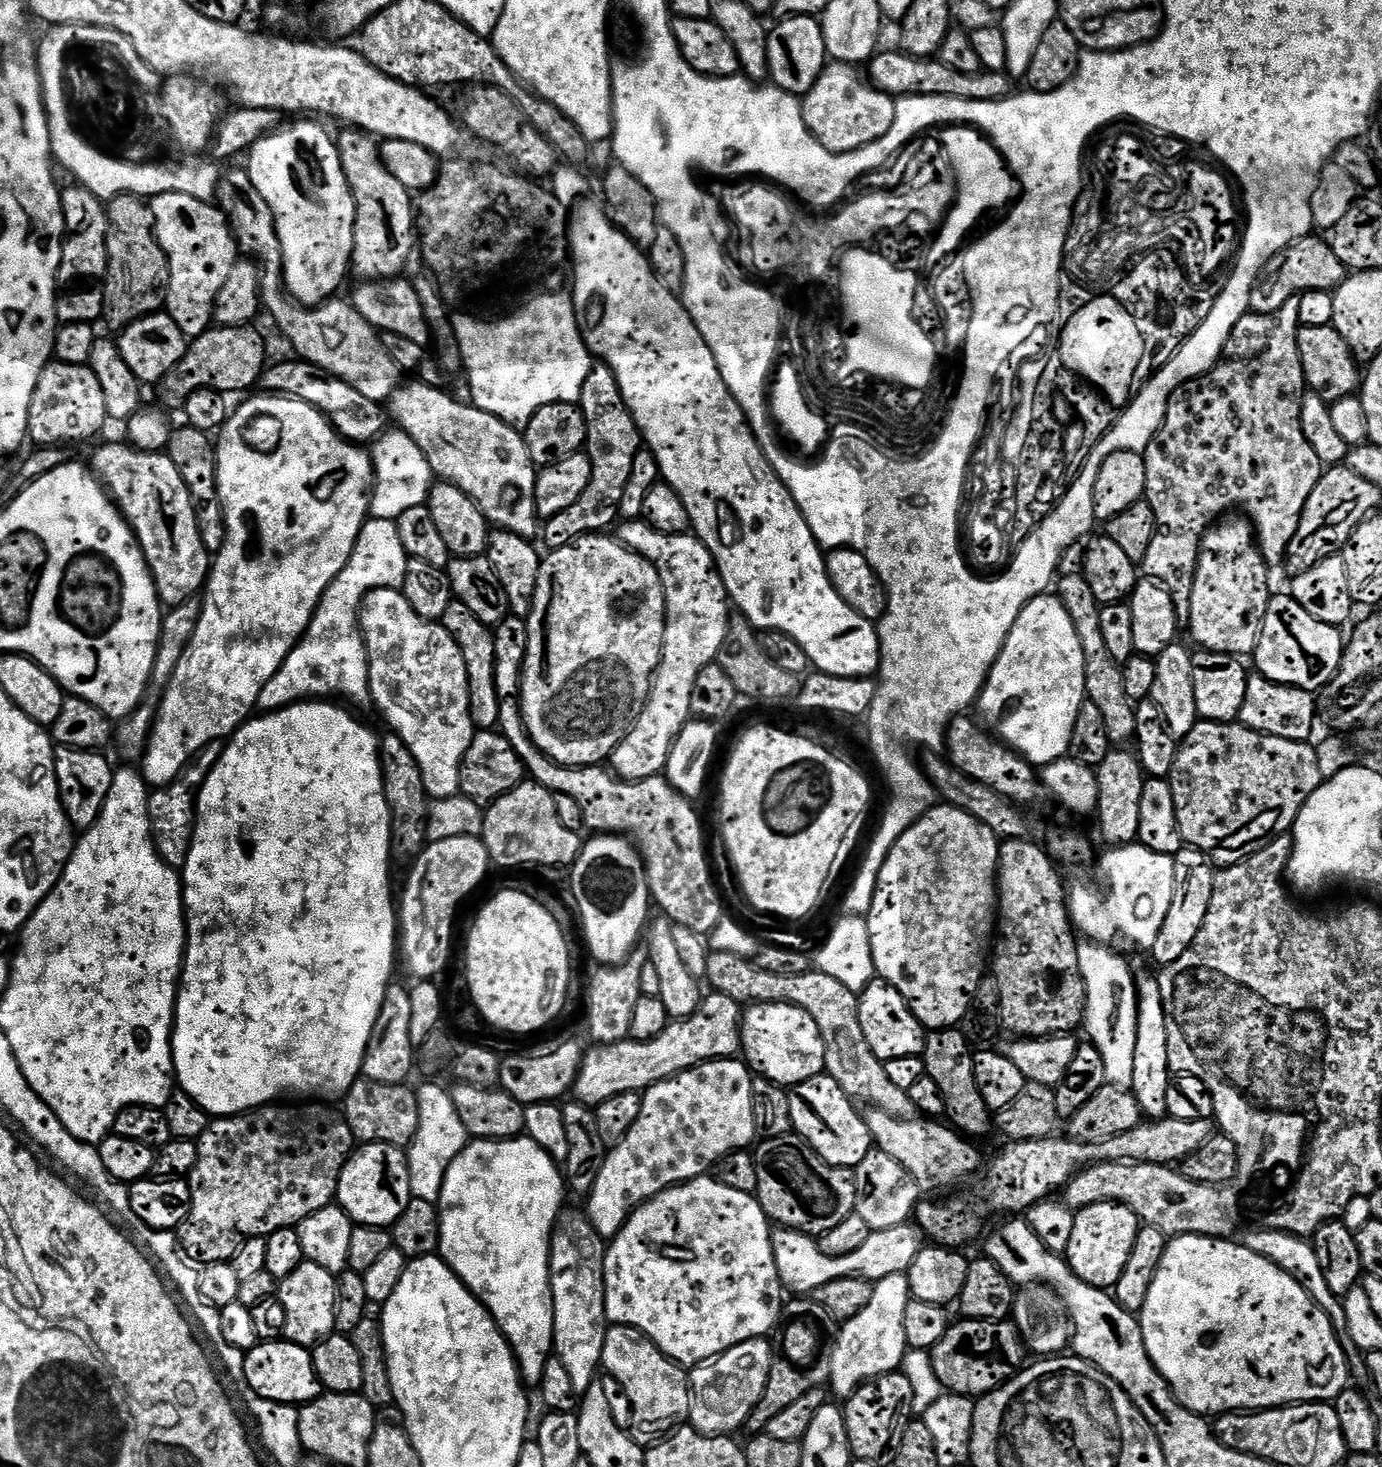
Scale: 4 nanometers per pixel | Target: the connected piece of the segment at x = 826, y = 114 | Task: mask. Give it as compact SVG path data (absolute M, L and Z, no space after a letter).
M829 63L818 82L803 97L806 126L817 142L831 152L856 152L882 139L894 126L896 100L865 79L862 72L860 77L860 72L855 64Z

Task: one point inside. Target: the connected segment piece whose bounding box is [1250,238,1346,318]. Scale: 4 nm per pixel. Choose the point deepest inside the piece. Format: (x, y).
(1309, 265)

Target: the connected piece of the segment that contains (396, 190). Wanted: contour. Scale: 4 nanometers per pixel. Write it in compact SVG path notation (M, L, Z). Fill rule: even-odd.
M344 130L336 140L336 148L340 152L342 170L346 174L346 182L352 187L352 197L356 203L356 221L354 222L354 250L352 251L352 268L368 282L388 282L399 277L400 272L408 264L412 256L412 247L417 247L418 232L412 229L414 220L414 196L406 186L394 178L381 160L381 145L368 133L359 130Z

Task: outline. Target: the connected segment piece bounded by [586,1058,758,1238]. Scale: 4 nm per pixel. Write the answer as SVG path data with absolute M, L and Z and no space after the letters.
M729 1058L726 1060L707 1060L705 1064L688 1068L684 1072L677 1072L675 1076L666 1078L662 1082L652 1084L644 1089L642 1093L642 1110L638 1114L638 1122L634 1122L634 1126L630 1126L630 1130L627 1134L616 1143L607 1155L605 1155L602 1170L598 1170L598 1178L594 1182L592 1191L589 1192L586 1197L586 1203L588 1203L586 1215L596 1233L605 1238L616 1236L620 1227L628 1221L629 1214L631 1214L635 1208L639 1208L641 1204L646 1203L652 1196L656 1196L659 1192L664 1192L666 1189L672 1188L675 1184L682 1184L685 1180L695 1180L696 1177L705 1175L705 1173L709 1171L708 1167L710 1167L711 1164L712 1167L719 1165L722 1157L729 1156L732 1152L747 1149L758 1136L756 1127L754 1126L754 1098L752 1097L753 1079L753 1073L743 1059Z

